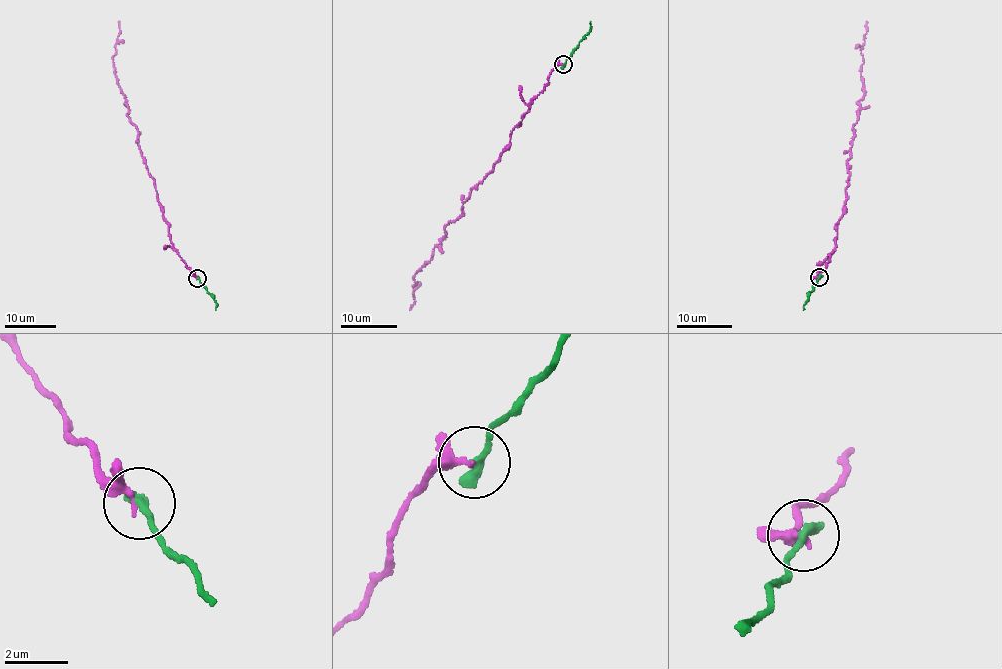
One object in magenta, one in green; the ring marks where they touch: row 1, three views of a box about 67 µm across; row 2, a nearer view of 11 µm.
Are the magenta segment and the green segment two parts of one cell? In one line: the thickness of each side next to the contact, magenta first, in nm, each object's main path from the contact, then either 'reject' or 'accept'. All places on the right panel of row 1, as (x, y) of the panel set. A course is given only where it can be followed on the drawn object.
calibres 220 and 360 nm; course magenta (818, 278), (836, 245), (835, 225), (846, 204), (857, 101), (865, 93), (860, 65), (867, 22); course green (819, 277), (803, 310); accept

